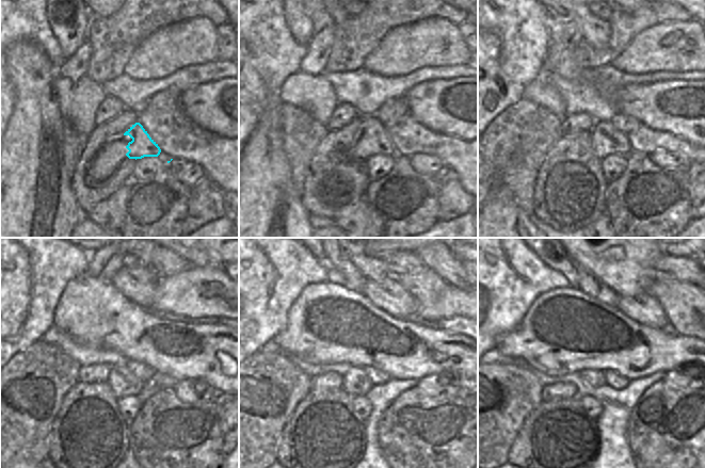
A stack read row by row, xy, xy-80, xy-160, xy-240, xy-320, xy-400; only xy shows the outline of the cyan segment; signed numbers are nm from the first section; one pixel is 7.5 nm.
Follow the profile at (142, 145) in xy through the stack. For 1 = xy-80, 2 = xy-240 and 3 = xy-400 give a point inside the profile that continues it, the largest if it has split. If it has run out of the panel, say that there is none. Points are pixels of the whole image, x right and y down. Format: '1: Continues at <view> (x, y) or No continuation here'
1: Continues at xy-80 (374, 140)
2: Continues at xy-240 (123, 383)
3: Continues at xy-400 (593, 377).

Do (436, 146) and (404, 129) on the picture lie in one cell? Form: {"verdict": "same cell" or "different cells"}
{"verdict": "same cell"}

